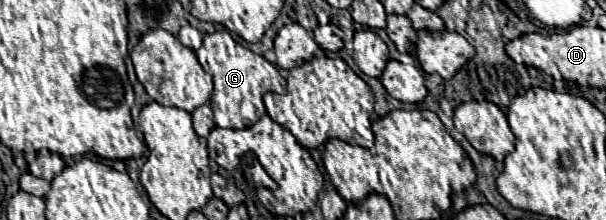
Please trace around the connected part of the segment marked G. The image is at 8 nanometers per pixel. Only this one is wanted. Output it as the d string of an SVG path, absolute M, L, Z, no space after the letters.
M222 29L203 38L196 56L203 69L214 77L214 91L210 97L210 107L214 111L214 121L218 127L226 129L244 129L256 123L266 107L262 103L262 95L268 91L286 93L286 79L280 75L278 67L266 61L262 55L252 53L232 39L232 35Z

